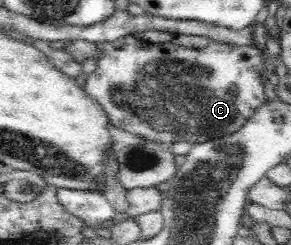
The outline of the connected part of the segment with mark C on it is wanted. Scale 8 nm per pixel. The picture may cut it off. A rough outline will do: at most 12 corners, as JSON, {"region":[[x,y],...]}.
{"region":[[135,35],[95,46],[86,94],[168,144],[264,104],[258,47]]}

